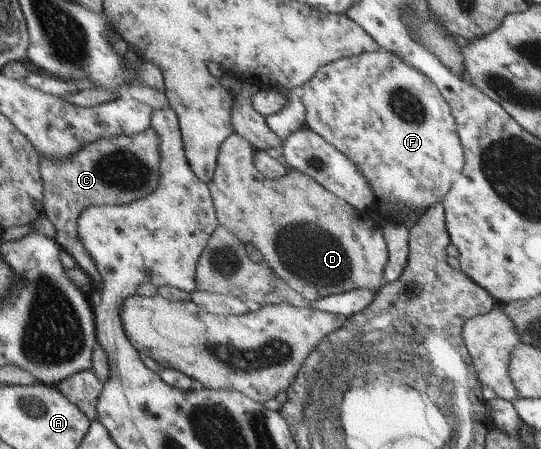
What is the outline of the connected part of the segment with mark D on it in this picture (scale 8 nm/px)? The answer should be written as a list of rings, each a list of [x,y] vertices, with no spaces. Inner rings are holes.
[[[235,131],[220,149],[215,178],[207,183],[211,187],[220,225],[233,232],[245,245],[253,245],[273,272],[311,302],[349,290],[378,290],[385,283],[388,249],[377,221],[302,171],[287,167],[291,172],[284,179],[268,178],[256,168],[254,153],[248,140]]]

